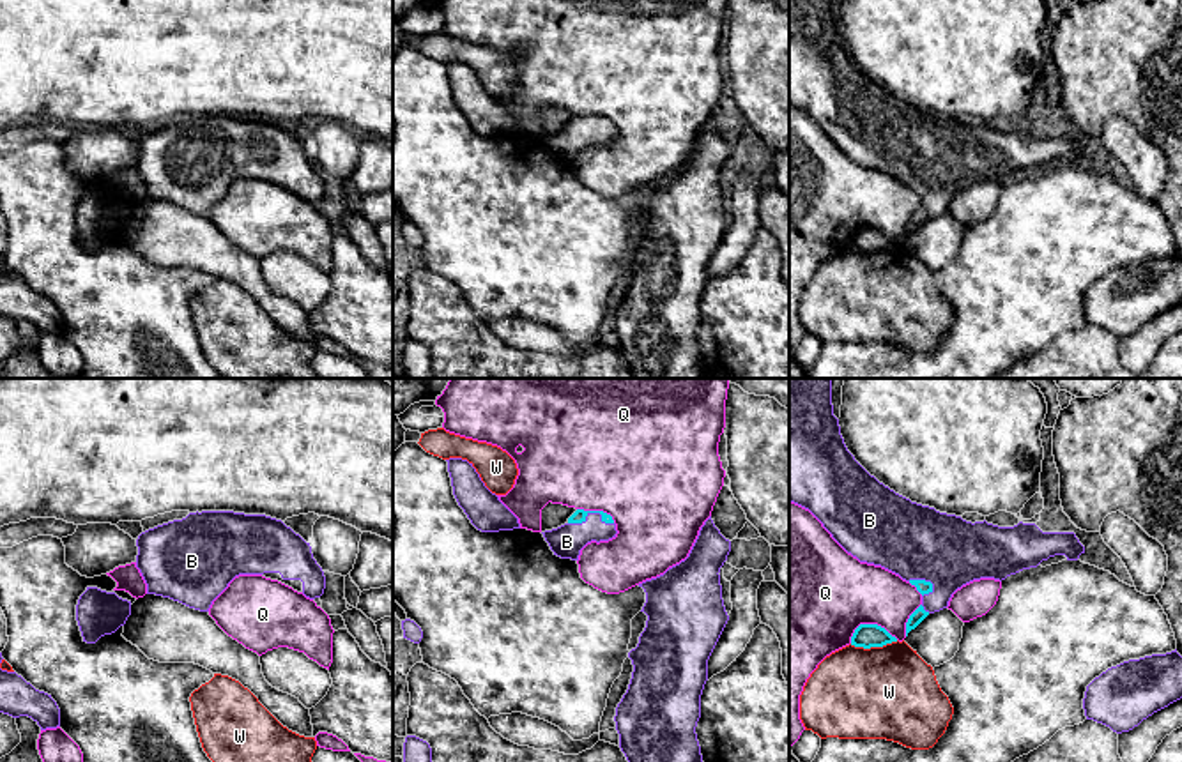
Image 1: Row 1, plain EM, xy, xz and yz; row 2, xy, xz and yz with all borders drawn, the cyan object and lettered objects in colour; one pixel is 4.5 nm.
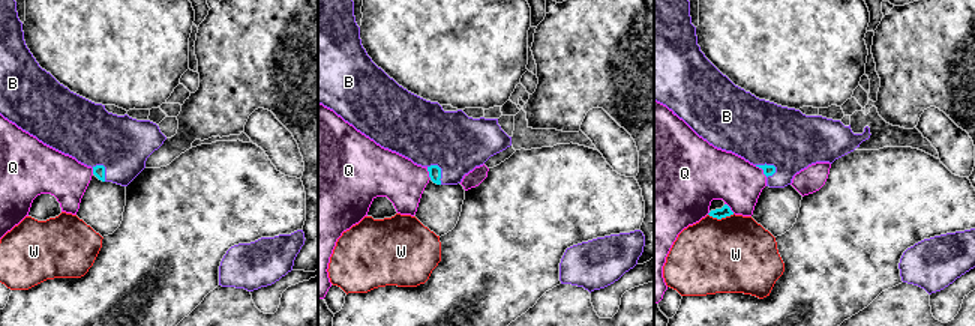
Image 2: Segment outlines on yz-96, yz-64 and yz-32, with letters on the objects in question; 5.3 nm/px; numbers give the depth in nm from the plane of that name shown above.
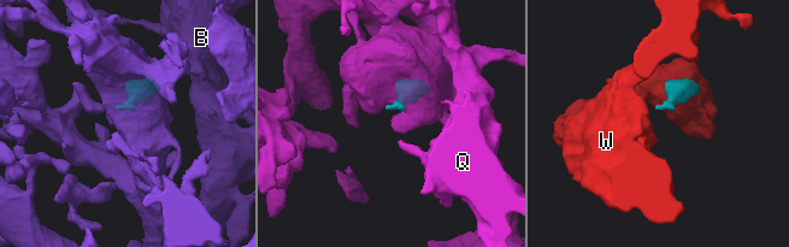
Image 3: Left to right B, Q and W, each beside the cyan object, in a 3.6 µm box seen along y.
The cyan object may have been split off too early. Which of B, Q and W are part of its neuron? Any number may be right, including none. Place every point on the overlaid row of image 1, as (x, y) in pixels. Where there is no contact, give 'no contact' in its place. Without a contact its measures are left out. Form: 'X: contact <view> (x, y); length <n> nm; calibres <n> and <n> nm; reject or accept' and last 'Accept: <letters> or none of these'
B: contact xz (591, 511); length 200 nm; calibres 60 and 150 nm; accept
Q: contact yz (869, 624); length 220 nm; calibres 110 and 420 nm; reject
W: contact yz (873, 646); length 220 nm; calibres 110 and 420 nm; reject
Accept: B

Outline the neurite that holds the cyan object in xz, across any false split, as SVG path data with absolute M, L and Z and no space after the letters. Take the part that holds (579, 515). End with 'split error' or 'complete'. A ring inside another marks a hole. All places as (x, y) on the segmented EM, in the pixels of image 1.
M577 509L564 525L541 532L554 555L579 560L580 550L591 541L616 537L616 523L603 511Z; split error

